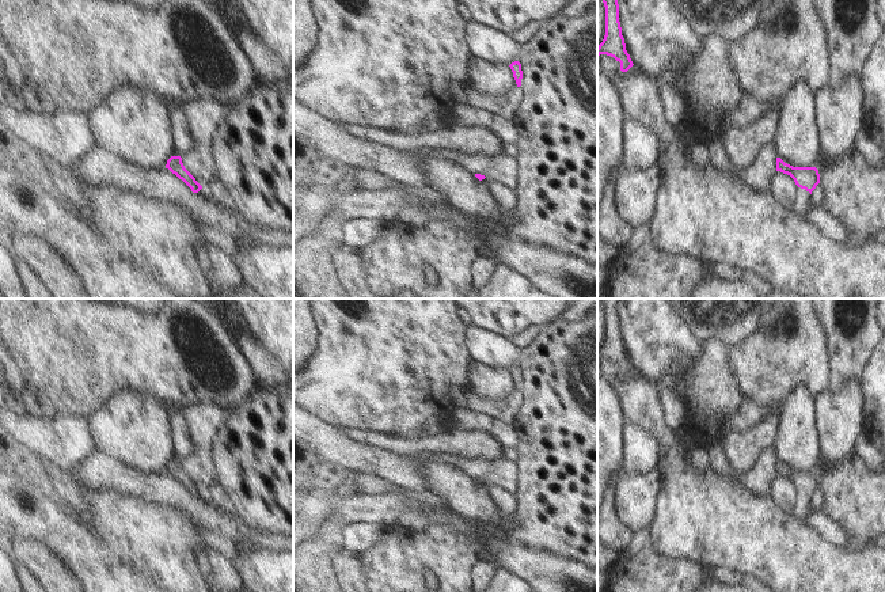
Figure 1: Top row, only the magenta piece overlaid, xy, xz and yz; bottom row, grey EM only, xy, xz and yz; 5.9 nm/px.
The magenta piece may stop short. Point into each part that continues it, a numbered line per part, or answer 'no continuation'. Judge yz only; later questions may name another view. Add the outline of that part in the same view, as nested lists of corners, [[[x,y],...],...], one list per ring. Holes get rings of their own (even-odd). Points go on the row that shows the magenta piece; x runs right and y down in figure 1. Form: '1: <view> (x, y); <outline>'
1: yz (801, 205); [[[797,186],[793,209],[797,216],[806,216],[810,209],[810,193]]]

